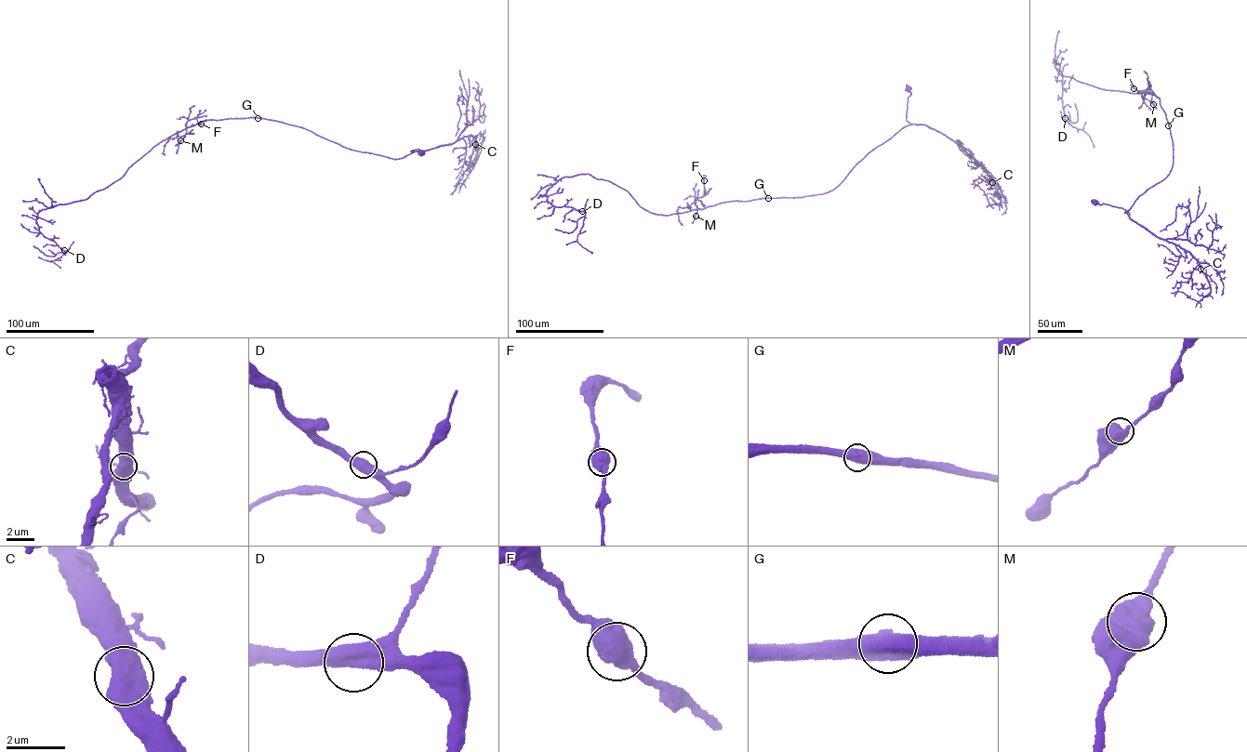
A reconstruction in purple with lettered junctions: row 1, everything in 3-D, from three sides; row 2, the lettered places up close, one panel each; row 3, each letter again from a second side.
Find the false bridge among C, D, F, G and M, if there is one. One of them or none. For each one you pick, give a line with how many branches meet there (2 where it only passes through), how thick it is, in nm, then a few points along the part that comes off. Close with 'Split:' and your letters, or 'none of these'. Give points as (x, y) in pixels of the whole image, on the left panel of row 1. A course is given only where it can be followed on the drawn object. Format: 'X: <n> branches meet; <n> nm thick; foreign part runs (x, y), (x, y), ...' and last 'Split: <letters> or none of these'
Split: none of these

